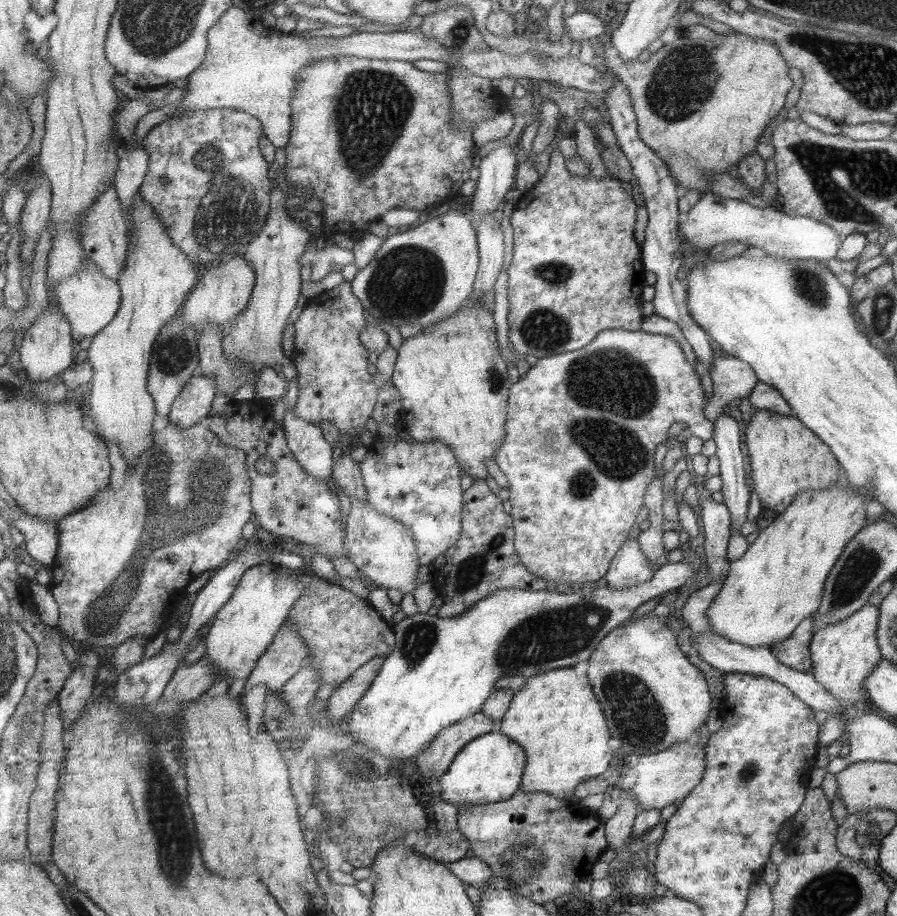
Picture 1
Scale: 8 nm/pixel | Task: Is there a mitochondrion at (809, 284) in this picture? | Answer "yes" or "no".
yes

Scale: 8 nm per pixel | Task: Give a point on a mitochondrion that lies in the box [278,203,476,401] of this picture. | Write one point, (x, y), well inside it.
(407, 283)

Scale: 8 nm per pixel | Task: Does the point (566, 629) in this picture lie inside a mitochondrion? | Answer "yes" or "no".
yes

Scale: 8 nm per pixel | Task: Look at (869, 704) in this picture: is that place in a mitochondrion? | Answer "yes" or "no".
no

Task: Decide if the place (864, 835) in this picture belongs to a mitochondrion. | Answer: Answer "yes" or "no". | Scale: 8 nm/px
yes

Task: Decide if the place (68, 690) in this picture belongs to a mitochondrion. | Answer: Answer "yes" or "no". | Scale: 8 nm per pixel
no

